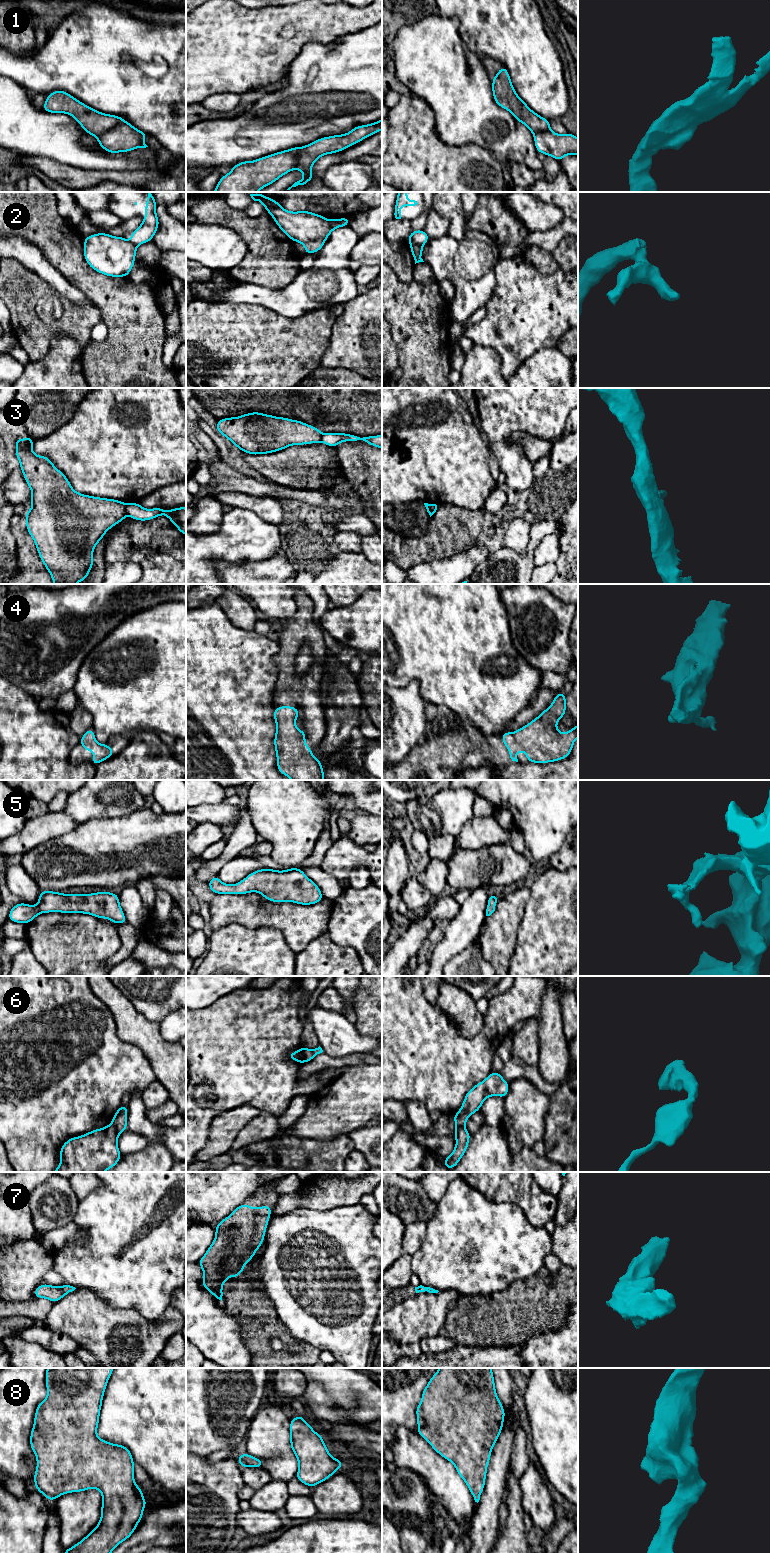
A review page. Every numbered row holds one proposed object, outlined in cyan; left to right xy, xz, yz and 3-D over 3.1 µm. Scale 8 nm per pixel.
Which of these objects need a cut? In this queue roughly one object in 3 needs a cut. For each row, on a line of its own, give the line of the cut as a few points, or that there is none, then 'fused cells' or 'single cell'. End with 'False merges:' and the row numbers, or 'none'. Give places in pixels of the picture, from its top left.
1: cut xy (124, 121), (97, 137); fused cells
2: cut xz (331, 220), (331, 226), (327, 235); fused cells
3: cut xy (126, 504), (125, 513); fused cells
4: cut none; single cell
5: cut none; single cell
6: cut xy (111, 1123), (119, 1132); fused cells
7: cut none; single cell
8: cut none; single cell
False merges: 1, 2, 3, 6

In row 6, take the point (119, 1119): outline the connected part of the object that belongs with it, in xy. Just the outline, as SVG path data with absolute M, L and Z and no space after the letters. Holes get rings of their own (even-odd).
M121 1104L112 1118L112 1124L116 1126L119 1133L127 1130L127 1115L128 1107Z

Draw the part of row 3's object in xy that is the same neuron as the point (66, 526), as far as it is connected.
M30 436L15 440L15 455L32 492L32 508L24 516L27 531L54 584L80 583L88 578L94 565L95 546L108 530L125 519L126 504L120 500L77 493L64 473L47 456L38 456L33 452L34 441Z

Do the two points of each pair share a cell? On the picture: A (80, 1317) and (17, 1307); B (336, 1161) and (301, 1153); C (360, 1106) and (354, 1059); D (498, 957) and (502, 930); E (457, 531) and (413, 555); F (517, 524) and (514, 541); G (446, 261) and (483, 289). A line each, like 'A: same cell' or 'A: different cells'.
A: different cells
B: same cell
C: different cells
D: same cell
E: same cell
F: same cell
G: same cell

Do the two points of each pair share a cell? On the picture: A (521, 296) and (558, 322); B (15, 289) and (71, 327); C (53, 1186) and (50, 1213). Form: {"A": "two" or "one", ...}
{"A": "one", "B": "one", "C": "one"}

